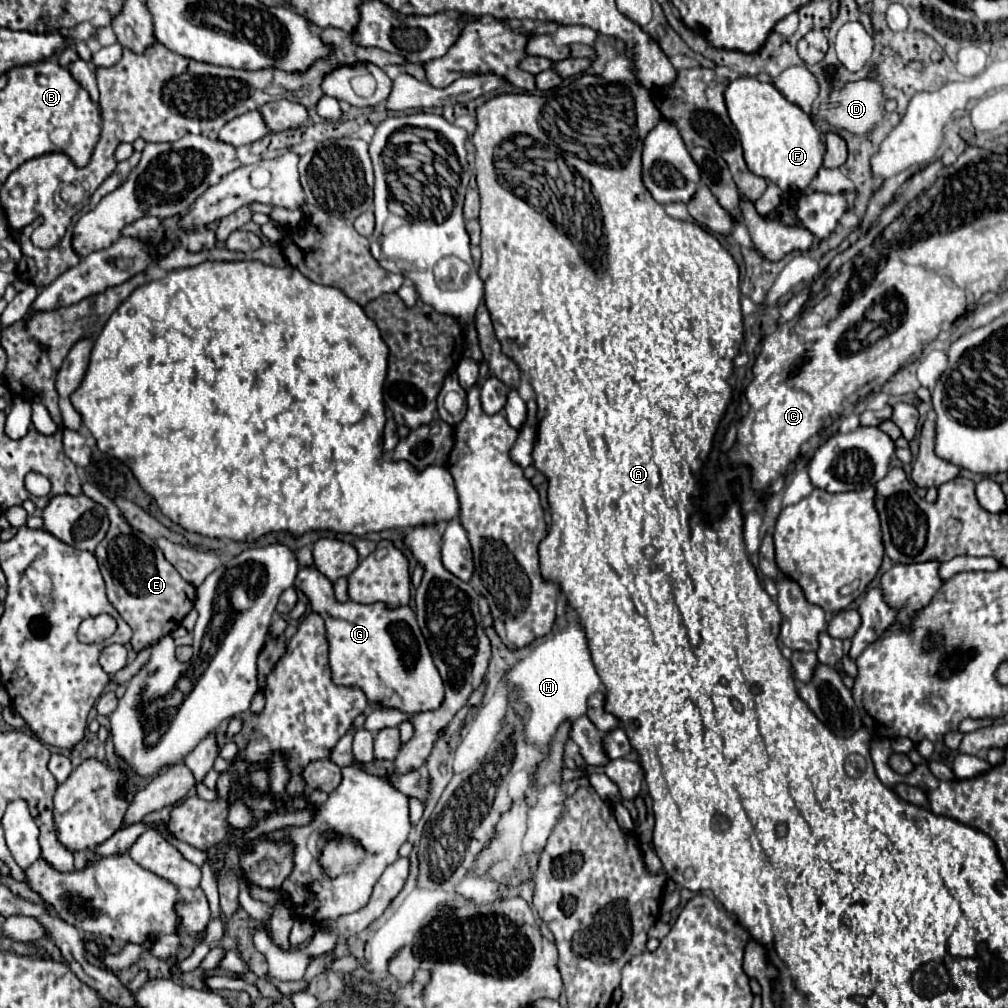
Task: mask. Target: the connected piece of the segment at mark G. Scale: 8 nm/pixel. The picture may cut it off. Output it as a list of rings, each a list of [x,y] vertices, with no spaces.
[[[314,566],[301,567],[294,585],[311,599],[313,611],[325,621],[329,665],[337,685],[361,687],[371,709],[393,707],[403,713],[421,713],[439,707],[439,701],[443,701],[443,681],[409,605],[389,609],[385,603],[337,603],[331,581],[327,581]]]

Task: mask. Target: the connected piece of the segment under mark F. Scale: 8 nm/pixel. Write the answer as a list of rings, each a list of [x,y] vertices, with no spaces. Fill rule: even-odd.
[[[753,77],[731,81],[725,89],[725,103],[729,117],[737,127],[747,167],[755,175],[777,183],[785,193],[807,189],[825,155],[825,143],[821,141],[821,133],[815,129],[811,117],[803,113],[801,107],[787,101],[773,83],[763,83]]]

